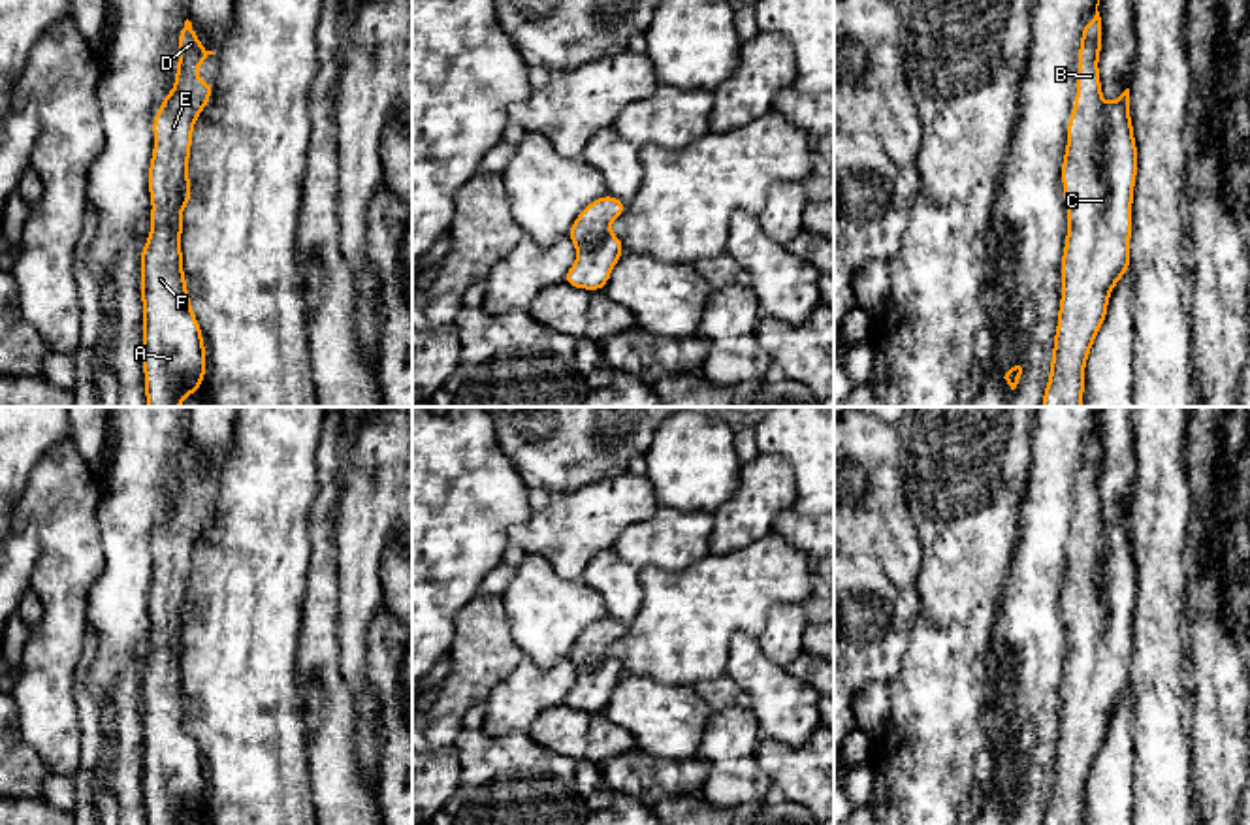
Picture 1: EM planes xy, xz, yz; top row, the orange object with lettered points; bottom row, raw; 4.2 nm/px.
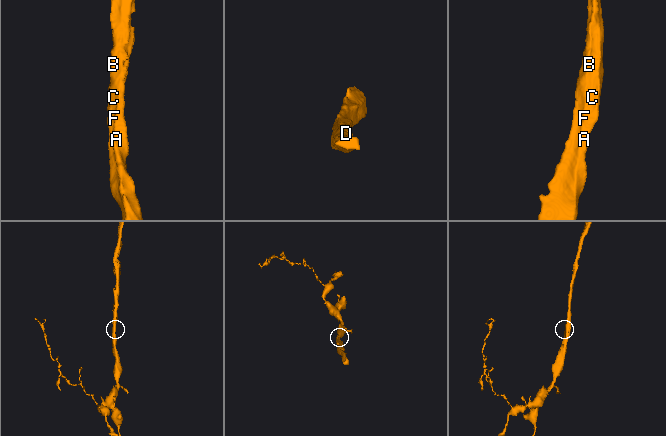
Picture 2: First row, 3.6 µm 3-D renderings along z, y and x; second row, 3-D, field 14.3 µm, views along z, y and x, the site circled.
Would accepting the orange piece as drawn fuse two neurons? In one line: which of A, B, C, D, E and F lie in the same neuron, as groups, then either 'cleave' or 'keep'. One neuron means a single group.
A B C D E F | keep

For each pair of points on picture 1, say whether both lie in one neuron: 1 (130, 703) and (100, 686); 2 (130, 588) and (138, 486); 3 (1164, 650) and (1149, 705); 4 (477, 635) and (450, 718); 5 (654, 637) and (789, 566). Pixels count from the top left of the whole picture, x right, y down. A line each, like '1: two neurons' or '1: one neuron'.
1: two neurons
2: one neuron
3: one neuron
4: one neuron
5: one neuron

